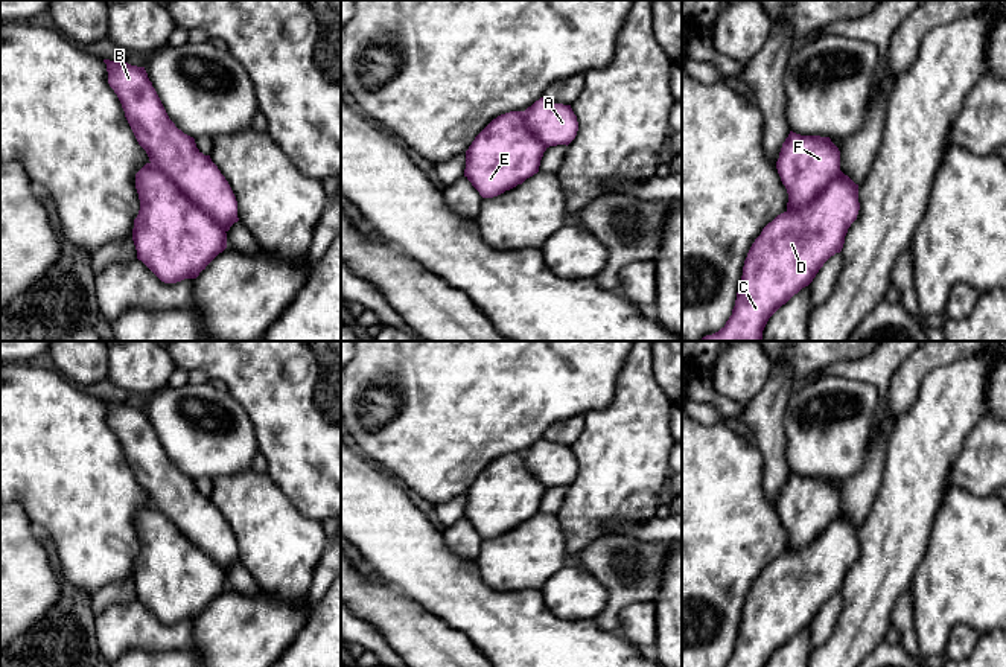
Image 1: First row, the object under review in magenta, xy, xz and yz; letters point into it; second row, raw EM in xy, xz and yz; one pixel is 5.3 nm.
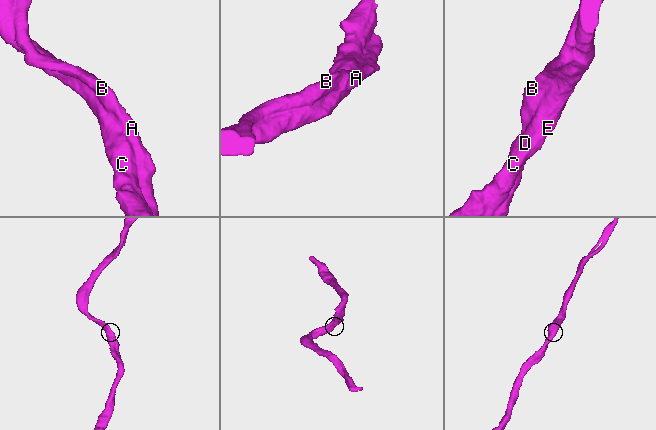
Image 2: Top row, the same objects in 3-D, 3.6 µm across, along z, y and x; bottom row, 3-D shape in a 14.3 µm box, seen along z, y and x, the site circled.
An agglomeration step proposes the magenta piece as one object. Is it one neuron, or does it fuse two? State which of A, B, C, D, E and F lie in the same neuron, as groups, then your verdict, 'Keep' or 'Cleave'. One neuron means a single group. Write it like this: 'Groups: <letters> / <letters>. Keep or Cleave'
Groups: A B C D E F. Keep

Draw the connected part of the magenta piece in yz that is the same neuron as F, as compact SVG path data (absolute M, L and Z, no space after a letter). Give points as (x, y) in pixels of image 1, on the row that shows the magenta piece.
M790 131L776 169L788 193L787 210L769 222L752 244L732 315L718 332L700 341L761 341L769 318L808 286L831 256L842 251L848 228L857 219L858 184L840 171L840 151L829 137Z

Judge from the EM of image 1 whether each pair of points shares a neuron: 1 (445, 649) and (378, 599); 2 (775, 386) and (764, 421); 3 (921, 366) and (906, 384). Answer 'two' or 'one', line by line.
1: one
2: one
3: one

